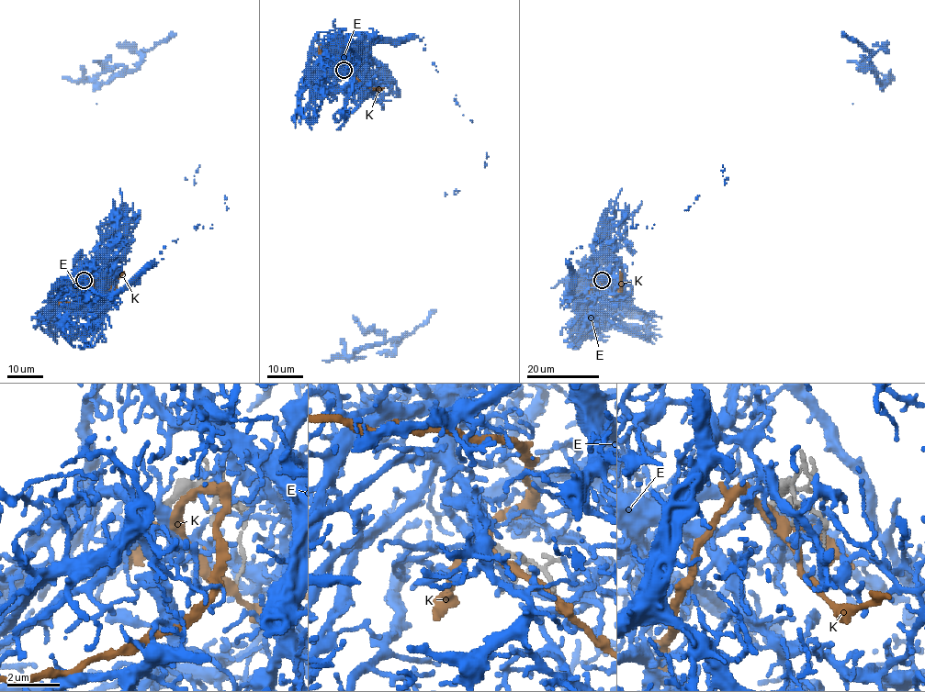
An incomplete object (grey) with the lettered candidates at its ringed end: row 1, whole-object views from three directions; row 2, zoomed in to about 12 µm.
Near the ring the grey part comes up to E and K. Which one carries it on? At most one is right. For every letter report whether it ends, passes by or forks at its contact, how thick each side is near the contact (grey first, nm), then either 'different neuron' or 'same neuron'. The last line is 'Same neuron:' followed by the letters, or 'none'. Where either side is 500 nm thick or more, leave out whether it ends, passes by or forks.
E: it forks there; 280 nm thick on the grey side, 320 nm on the other; same neuron
K: it forks there; 320 nm thick on the grey side, 320 nm on the other; different neuron
Same neuron: E

